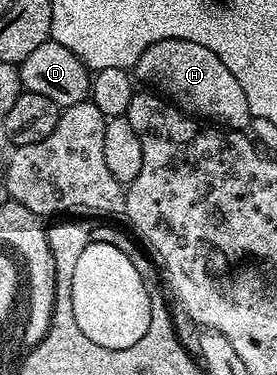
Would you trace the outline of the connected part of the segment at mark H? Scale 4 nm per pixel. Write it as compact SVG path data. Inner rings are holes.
M182 38L150 42L143 56L139 56L135 74L149 85L146 87L156 88L172 105L198 120L206 118L206 123L226 130L244 131L254 119L239 80L235 80L227 64L223 64L211 48L203 48L203 44L191 44L191 40Z

